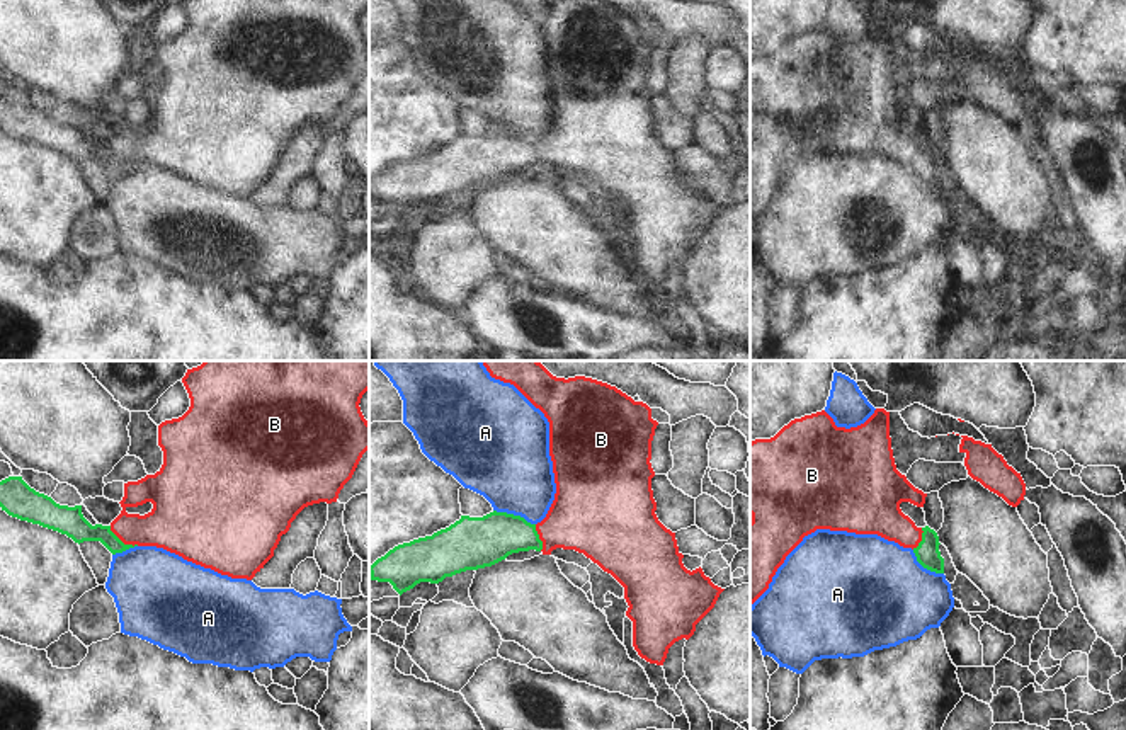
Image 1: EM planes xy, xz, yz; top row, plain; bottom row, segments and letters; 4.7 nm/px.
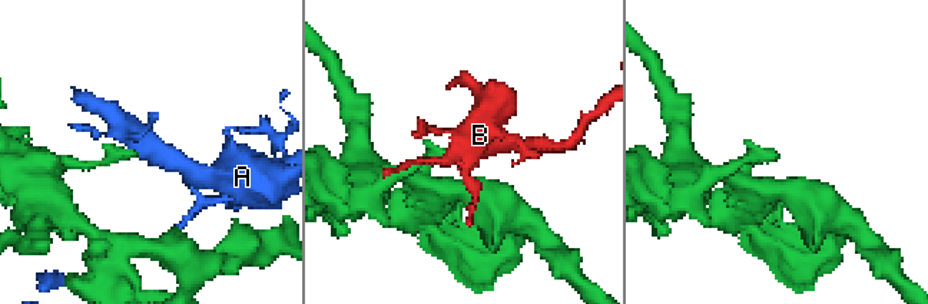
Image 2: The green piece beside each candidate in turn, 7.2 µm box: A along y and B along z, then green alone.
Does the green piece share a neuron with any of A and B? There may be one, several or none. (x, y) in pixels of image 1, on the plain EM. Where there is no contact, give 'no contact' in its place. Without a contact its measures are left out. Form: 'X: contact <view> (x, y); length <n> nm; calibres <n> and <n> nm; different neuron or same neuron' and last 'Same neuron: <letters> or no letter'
A: contact xz (512, 133); length 220 nm; calibres 240 and 400 nm; different neuron
B: contact xy (121, 160); length 170 nm; calibres 130 and 240 nm; same neuron
Same neuron: B

